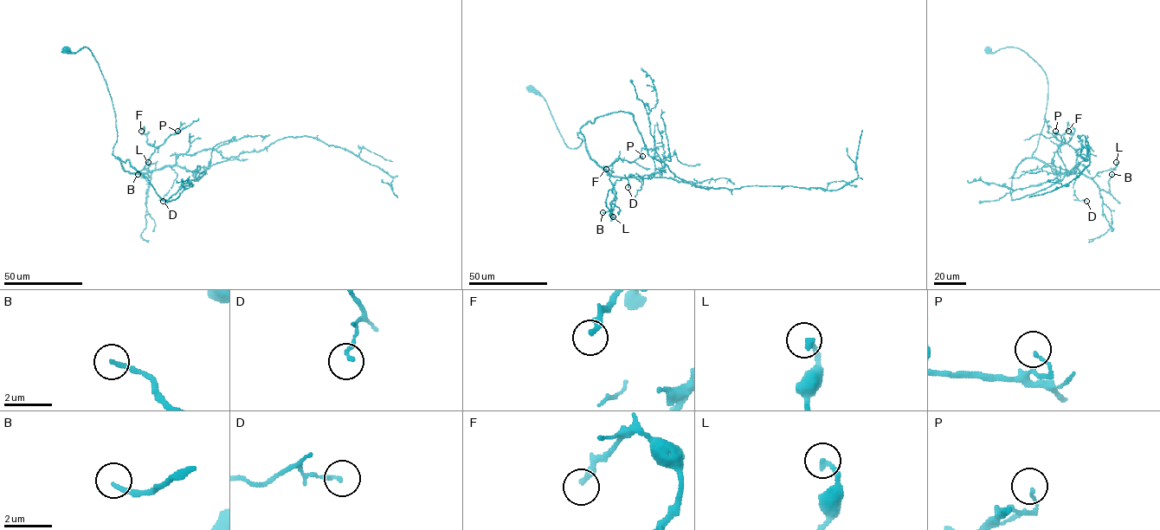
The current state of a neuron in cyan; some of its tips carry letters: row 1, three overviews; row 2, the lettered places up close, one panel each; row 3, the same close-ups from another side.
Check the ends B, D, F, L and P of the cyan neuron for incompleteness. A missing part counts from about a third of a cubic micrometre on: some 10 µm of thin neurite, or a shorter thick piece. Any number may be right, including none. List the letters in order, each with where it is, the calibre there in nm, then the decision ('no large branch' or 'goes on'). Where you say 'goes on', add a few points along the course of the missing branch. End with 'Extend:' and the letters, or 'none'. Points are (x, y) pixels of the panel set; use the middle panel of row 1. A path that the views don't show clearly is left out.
B: (602, 212) | 170 nm | no large branch
D: (628, 187) | 150 nm | no large branch
F: (606, 169) | 260 nm | goes on
L: (613, 216) | 220 nm | no large branch
P: (642, 156) | 110 nm | no large branch
Extend: F

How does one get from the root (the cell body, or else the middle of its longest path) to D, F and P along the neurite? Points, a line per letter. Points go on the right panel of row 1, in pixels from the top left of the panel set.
D: (988, 50), (1015, 47), (1043, 70), (1047, 99), (1032, 156), (1060, 172), (1077, 166), (1074, 195), (1086, 201)
F: (988, 50), (1019, 48), (1046, 74), (1032, 156), (1066, 172), (1058, 147), (1068, 131)
P: (988, 50), (1015, 47), (1043, 70), (1047, 99), (1032, 156), (1066, 172), (1058, 152), (1061, 136), (1055, 131)

